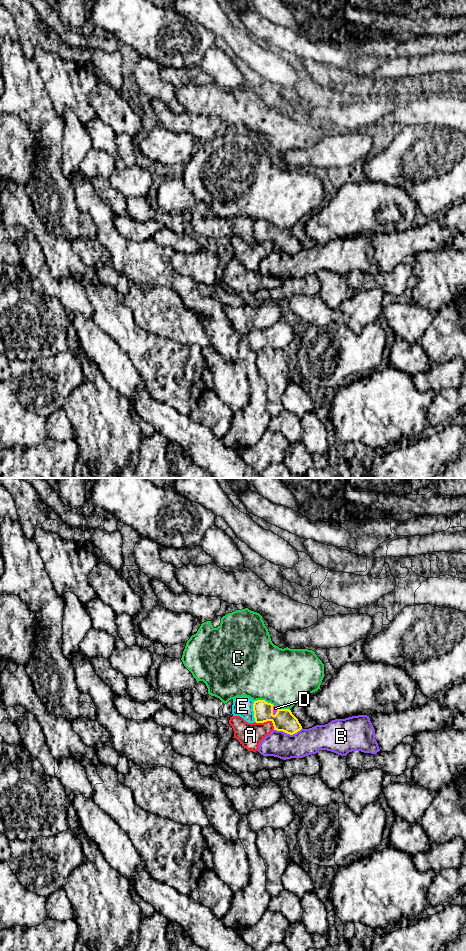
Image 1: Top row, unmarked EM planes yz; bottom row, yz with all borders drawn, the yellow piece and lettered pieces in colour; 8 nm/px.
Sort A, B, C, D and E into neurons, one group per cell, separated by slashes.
A / B / C / D / E

